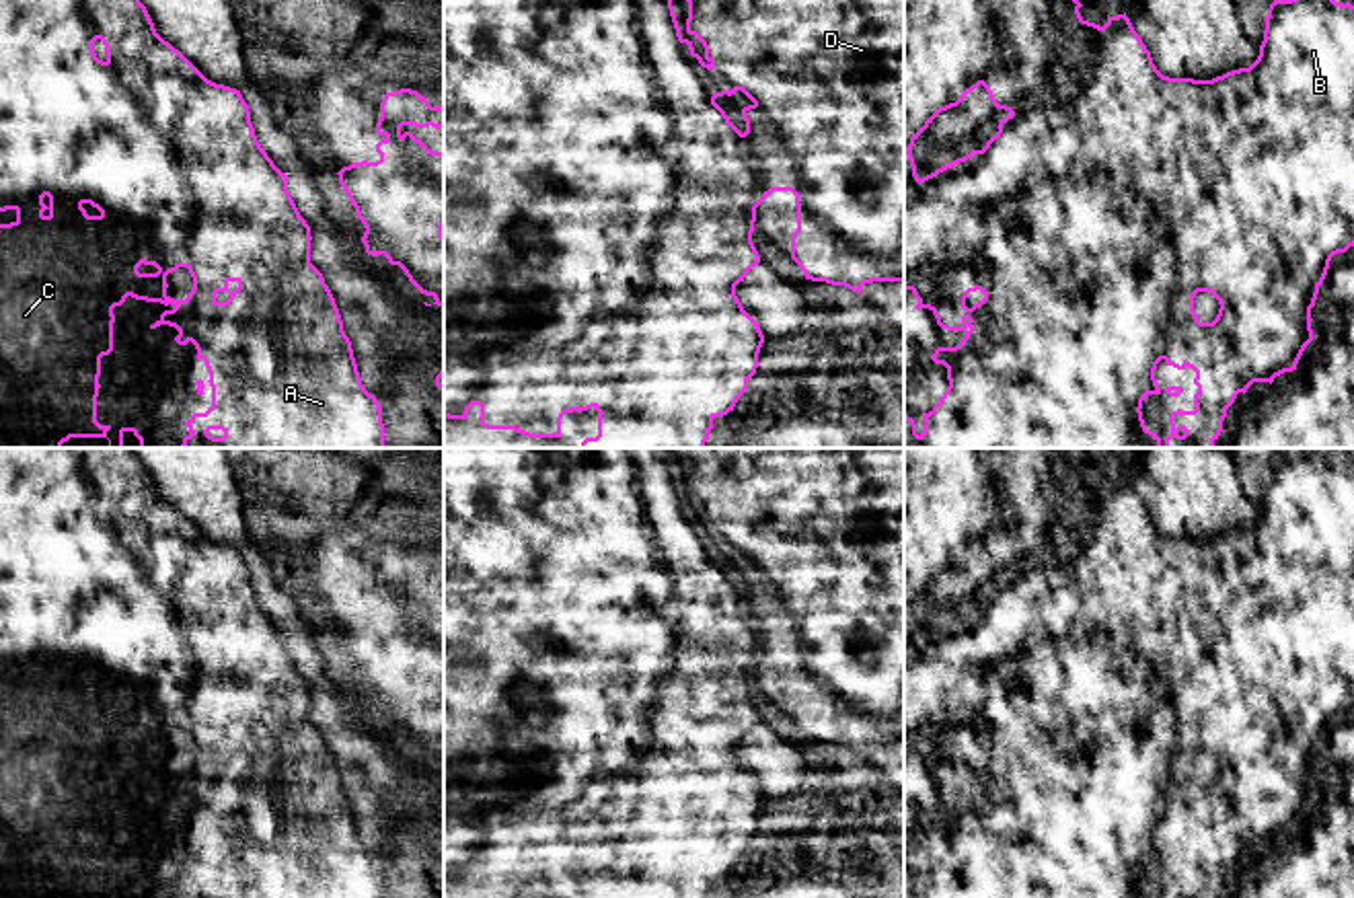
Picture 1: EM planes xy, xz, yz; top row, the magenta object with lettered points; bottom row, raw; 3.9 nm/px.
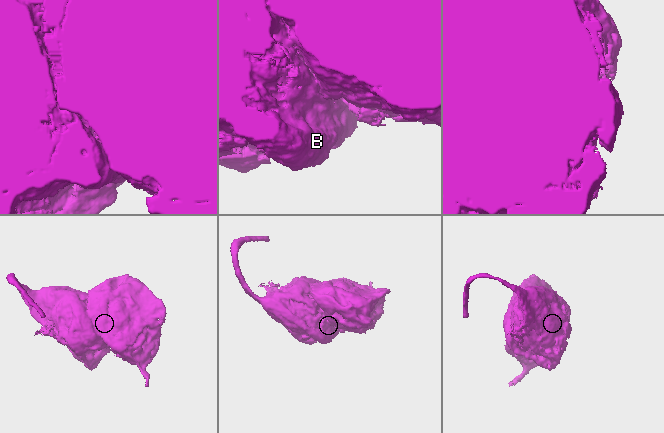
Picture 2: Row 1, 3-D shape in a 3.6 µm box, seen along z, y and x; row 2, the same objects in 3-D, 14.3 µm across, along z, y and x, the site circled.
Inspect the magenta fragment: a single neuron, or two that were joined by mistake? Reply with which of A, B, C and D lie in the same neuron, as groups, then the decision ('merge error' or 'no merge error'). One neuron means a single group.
groups A B C / D; merge error

